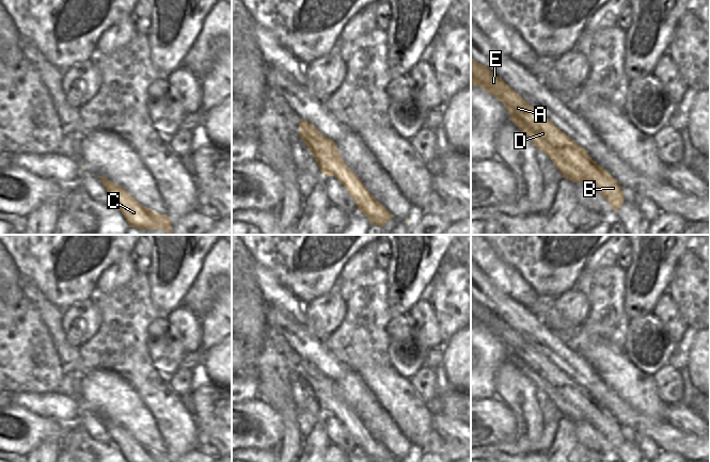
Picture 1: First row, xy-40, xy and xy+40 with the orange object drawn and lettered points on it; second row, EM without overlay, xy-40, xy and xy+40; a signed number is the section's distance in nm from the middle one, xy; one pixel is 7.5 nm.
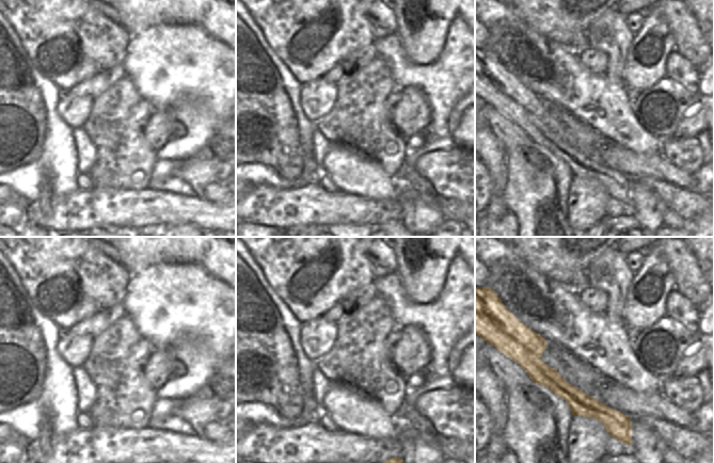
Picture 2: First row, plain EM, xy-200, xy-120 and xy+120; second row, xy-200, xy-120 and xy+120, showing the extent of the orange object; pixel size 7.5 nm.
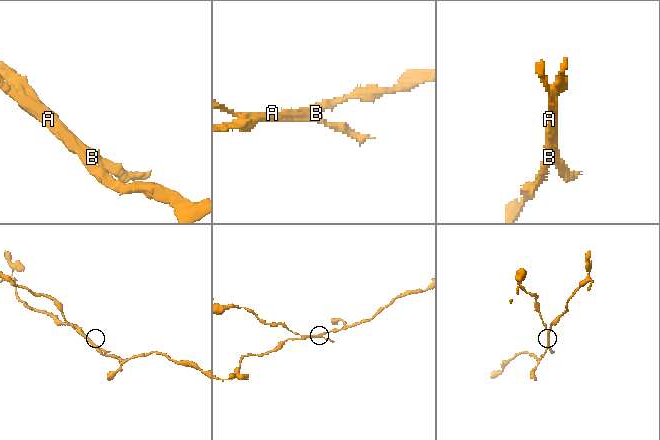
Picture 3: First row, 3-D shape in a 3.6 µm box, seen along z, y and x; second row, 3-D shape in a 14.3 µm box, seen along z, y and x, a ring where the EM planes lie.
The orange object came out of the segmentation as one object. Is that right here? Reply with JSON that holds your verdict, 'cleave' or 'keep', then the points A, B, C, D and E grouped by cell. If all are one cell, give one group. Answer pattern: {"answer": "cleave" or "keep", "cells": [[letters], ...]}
{"answer": "cleave", "cells": [["A", "B", "E"], ["C", "D"]]}

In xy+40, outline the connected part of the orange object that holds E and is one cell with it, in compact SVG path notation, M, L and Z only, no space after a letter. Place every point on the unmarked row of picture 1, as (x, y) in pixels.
M471 310L471 323L479 325L499 338L510 352L511 360L531 379L538 389L549 396L556 389L565 398L570 397L577 404L582 407L611 437L612 442L621 445L624 442L624 431L619 421L603 407L593 400L584 391L577 386L558 381L550 381L545 376L533 368L518 352L523 338L501 317L492 313L486 321L479 321Z

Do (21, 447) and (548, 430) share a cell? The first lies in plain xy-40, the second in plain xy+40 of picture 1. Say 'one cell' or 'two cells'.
two cells

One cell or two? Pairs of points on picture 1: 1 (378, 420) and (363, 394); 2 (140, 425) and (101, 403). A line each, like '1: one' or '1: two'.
1: one
2: one

